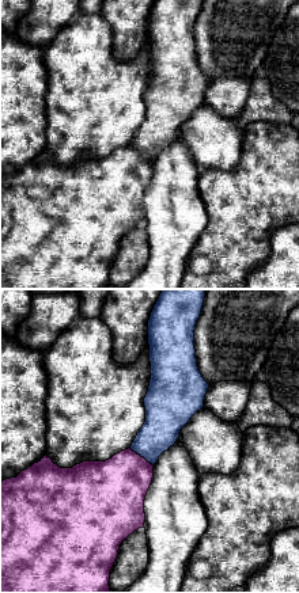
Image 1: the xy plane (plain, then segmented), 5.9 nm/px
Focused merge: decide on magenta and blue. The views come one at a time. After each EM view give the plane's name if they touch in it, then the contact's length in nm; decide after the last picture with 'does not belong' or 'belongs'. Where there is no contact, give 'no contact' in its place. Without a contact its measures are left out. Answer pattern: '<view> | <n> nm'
xy | 180 nm

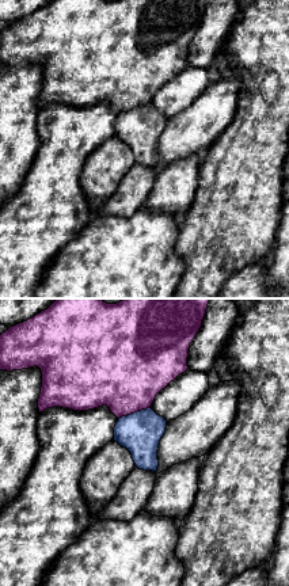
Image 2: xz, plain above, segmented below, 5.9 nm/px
xz | 200 nm

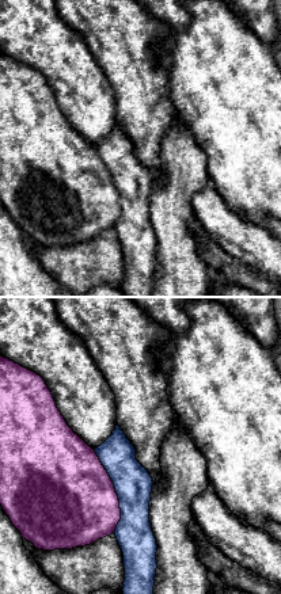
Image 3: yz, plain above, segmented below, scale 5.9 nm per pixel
yz | 500 nm

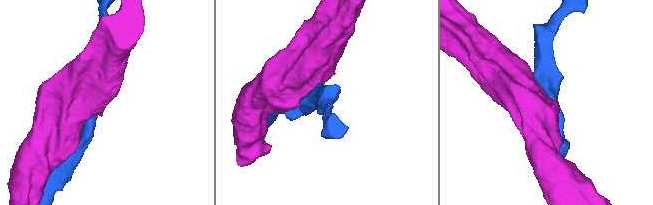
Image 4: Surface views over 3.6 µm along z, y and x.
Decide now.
belongs

